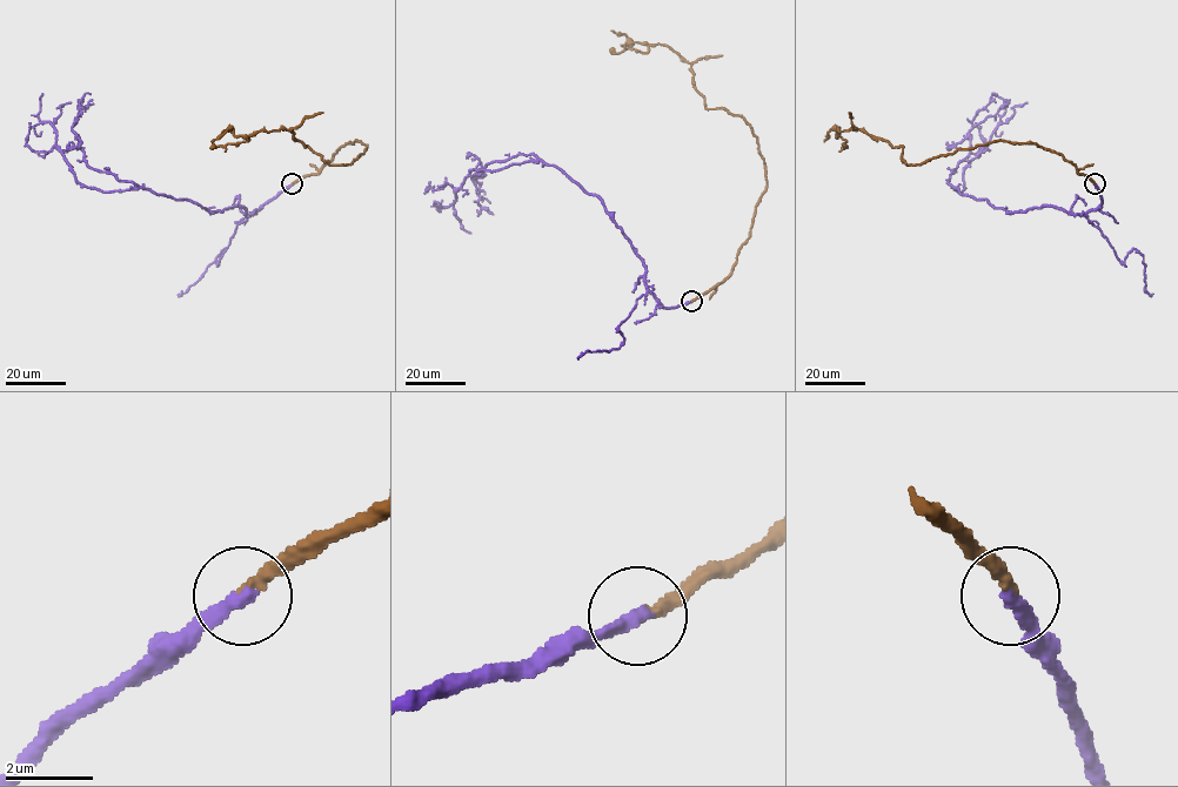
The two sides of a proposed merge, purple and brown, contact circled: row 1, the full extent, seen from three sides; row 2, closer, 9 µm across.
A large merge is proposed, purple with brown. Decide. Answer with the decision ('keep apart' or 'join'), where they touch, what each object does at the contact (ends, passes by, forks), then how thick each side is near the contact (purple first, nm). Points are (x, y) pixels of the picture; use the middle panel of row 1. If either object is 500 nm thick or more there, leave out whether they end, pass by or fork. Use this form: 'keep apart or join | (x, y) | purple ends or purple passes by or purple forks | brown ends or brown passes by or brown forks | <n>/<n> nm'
join | (691, 301) | purple ends | brown ends | 360/240 nm

